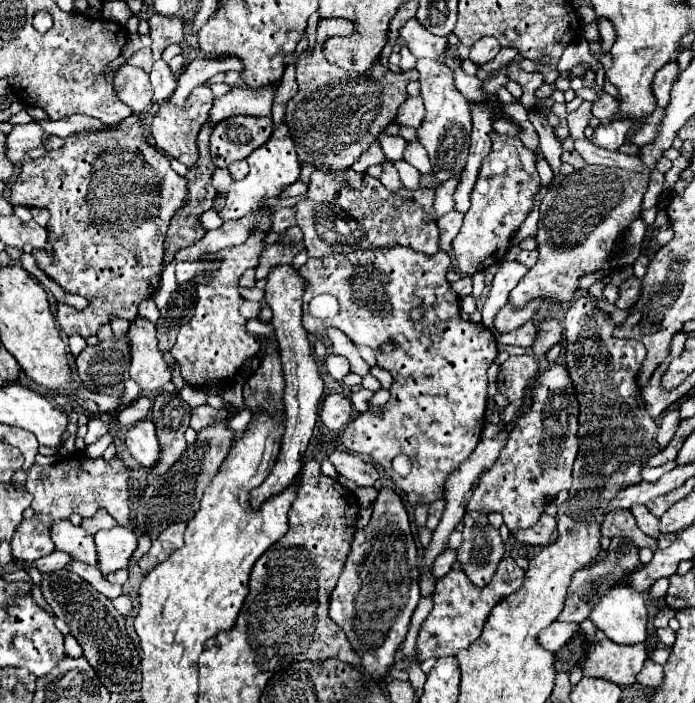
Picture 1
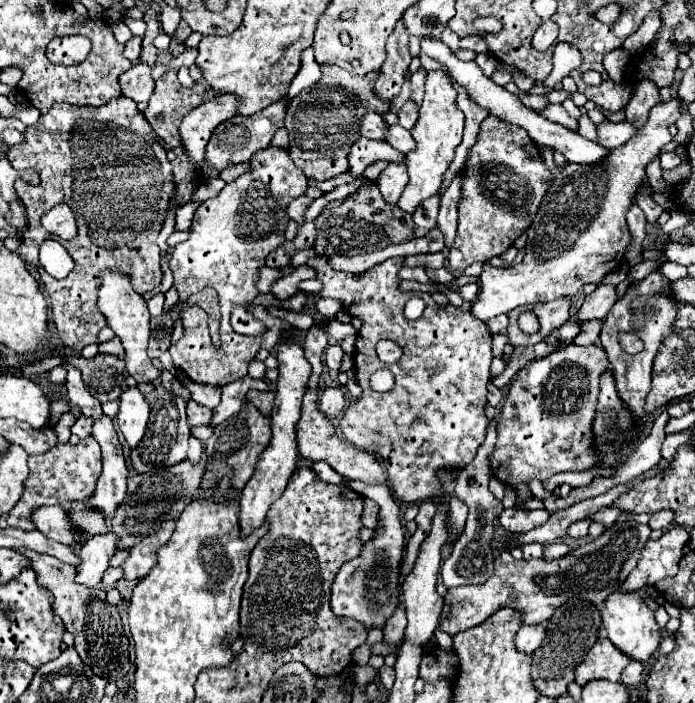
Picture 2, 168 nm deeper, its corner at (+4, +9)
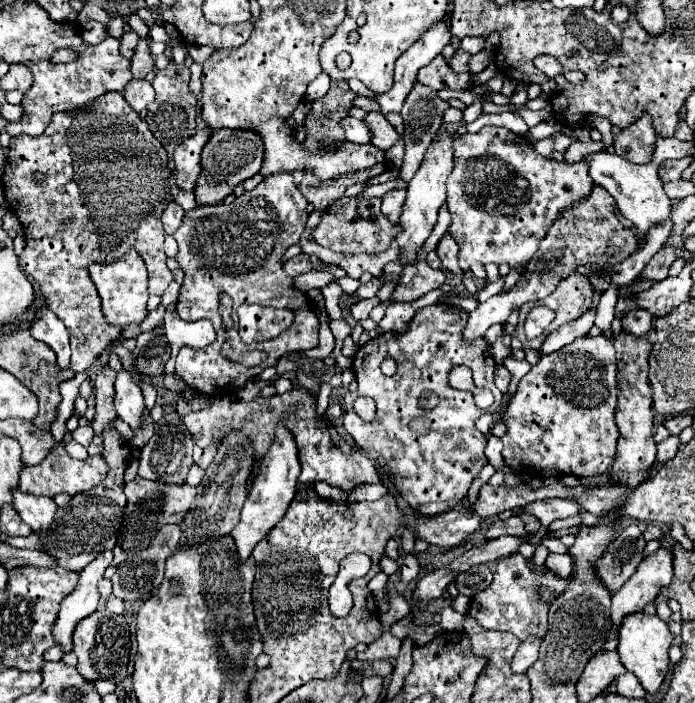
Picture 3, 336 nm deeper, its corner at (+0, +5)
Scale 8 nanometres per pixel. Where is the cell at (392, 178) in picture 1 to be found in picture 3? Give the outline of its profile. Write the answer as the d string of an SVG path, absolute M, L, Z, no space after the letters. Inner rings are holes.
M395 188L395 190L389 190L383 196L381 210L395 224L399 222L399 216L401 216L401 208L403 208L403 202L405 202L405 192L407 192L405 188Z

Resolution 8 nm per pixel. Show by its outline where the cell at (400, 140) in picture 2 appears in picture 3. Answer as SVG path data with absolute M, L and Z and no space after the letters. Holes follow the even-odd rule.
M369 112L365 118L365 124L371 130L371 144L375 144L381 150L389 150L401 138L399 132L379 112Z

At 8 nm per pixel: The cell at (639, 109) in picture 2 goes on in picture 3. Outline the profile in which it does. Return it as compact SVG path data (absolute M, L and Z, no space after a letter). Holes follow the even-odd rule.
M643 114L641 120L635 120L631 126L627 126L619 136L615 136L613 144L615 154L635 164L647 164L653 156L653 148L655 128L651 124L649 114Z

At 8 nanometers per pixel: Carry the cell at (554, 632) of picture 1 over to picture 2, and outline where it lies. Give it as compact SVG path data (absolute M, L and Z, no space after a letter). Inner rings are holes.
M537 624L537 626L521 626L517 636L515 636L515 648L519 652L535 652L539 648L539 644L543 642L545 636L545 624Z

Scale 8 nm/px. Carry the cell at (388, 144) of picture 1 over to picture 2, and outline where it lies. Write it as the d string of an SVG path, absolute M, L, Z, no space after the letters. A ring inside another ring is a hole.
M365 112L359 120L359 134L371 140L381 140L383 132L387 132L387 124L383 122L383 118L375 112Z

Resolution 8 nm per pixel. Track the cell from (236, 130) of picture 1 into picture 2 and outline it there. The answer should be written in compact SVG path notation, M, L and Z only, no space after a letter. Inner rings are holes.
M279 100L279 102L271 104L271 106L267 106L265 110L261 110L259 114L245 116L245 118L243 116L233 116L231 120L219 124L215 134L211 136L211 140L207 144L207 152L205 152L207 164L221 172L221 170L225 170L229 166L249 162L255 152L269 148L273 134L283 126L285 112L287 112L287 100Z

